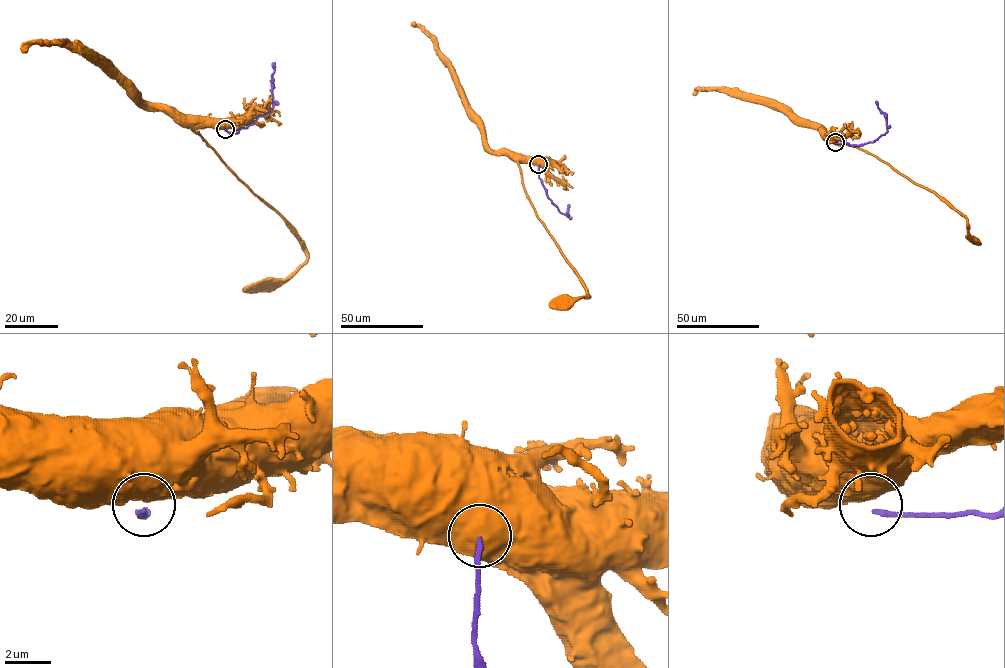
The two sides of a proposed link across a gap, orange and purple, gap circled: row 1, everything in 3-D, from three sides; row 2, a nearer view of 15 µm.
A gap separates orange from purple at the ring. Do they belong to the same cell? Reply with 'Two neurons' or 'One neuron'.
Two neurons

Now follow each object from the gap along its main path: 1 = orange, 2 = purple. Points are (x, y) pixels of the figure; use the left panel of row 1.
1: (225, 128), (208, 127), (187, 119)
2: (225, 129), (236, 133), (272, 110), (274, 62)

